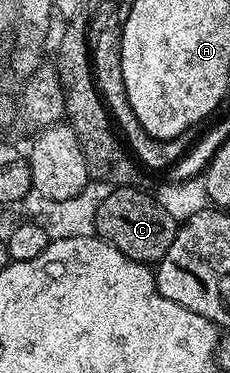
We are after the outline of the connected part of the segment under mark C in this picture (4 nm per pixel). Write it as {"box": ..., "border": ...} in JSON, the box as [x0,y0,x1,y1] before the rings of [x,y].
{"box":[95,187,180,263],"border":[[[137,187],[112,188],[111,193],[105,195],[105,199],[97,207],[95,233],[113,247],[117,247],[117,251],[121,251],[121,255],[125,255],[131,261],[158,263],[165,255],[165,251],[169,251],[169,247],[173,247],[173,239],[177,235],[180,222],[175,221],[173,215],[169,215],[169,211],[165,211],[165,207],[161,207],[152,194],[150,197],[149,194],[143,192],[147,191],[142,191]]]}

